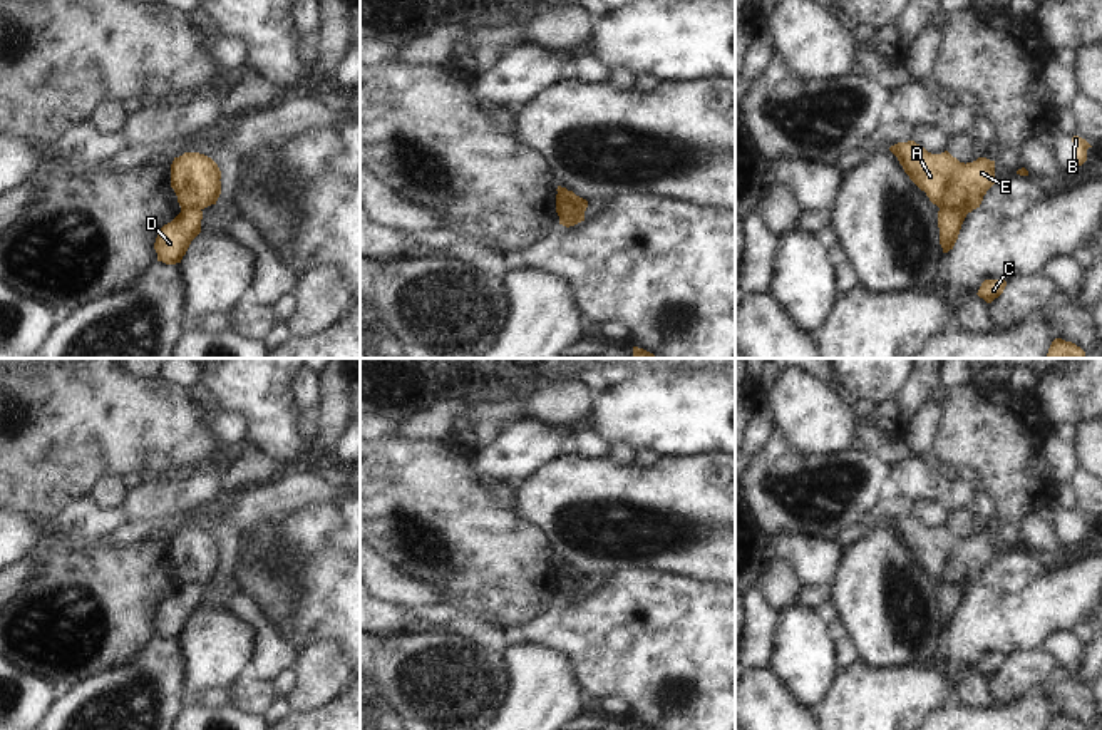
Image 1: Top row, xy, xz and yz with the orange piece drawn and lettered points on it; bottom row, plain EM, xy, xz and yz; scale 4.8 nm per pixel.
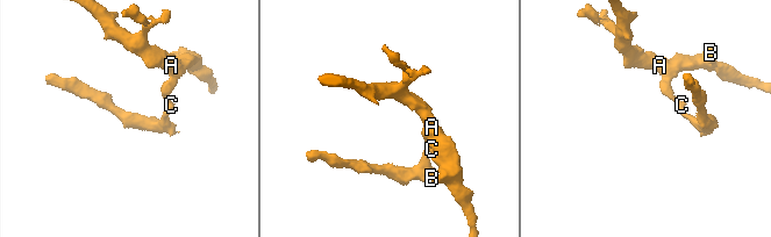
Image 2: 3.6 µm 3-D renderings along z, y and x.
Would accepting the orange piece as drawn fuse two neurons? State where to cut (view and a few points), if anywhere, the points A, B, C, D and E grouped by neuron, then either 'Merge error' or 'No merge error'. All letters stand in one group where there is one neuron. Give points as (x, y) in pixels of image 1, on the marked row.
Split along yz (940, 208), (967, 213). Groups: A B E / C D. Merge error

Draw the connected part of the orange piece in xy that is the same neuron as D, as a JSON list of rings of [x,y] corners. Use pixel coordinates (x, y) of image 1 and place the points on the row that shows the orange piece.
[[[186,208],[171,223],[164,224],[154,243],[157,261],[181,263],[191,241],[201,233],[201,219],[203,211],[199,208]]]

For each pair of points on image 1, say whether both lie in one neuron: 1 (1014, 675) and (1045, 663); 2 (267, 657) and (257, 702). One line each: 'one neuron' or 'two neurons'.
1: one neuron
2: one neuron

